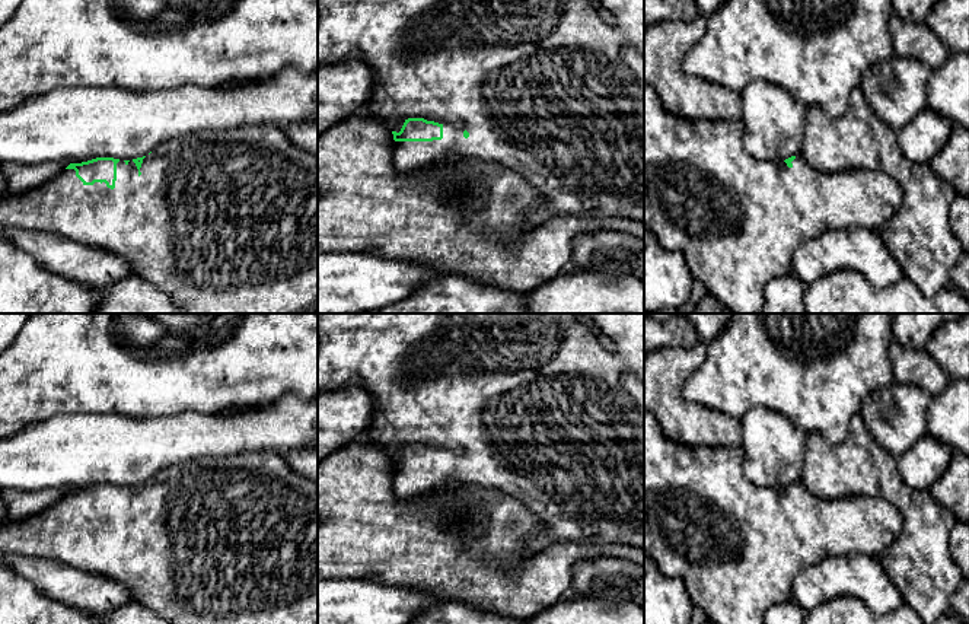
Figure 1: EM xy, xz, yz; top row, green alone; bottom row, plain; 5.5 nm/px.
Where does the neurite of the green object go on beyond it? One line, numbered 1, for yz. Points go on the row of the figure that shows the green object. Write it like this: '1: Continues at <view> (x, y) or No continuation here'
1: Continues at yz (738, 220)

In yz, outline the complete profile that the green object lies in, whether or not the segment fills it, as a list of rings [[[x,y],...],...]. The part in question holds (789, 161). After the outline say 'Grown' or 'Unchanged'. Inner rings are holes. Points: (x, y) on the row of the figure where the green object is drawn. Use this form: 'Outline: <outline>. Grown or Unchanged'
Outline: [[[644,85],[644,227],[657,238],[664,249],[682,252],[694,278],[699,280],[705,290],[733,313],[761,313],[766,283],[774,277],[791,274],[793,255],[807,239],[816,238],[831,229],[880,229],[896,213],[901,204],[902,188],[883,171],[819,172],[801,155],[791,156],[782,162],[756,160],[743,147],[742,120],[686,120],[673,115],[663,106],[657,92],[651,86]]]. Grown

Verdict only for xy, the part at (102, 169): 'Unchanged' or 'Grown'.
Grown

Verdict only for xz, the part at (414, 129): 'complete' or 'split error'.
split error

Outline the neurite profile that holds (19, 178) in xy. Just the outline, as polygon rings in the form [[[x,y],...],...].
[[[0,162],[0,169],[7,179],[7,195],[16,195],[54,179],[68,165],[70,162],[48,162],[36,166],[22,166]]]

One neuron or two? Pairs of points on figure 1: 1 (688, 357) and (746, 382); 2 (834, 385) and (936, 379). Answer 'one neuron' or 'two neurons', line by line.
1: two neurons
2: two neurons

